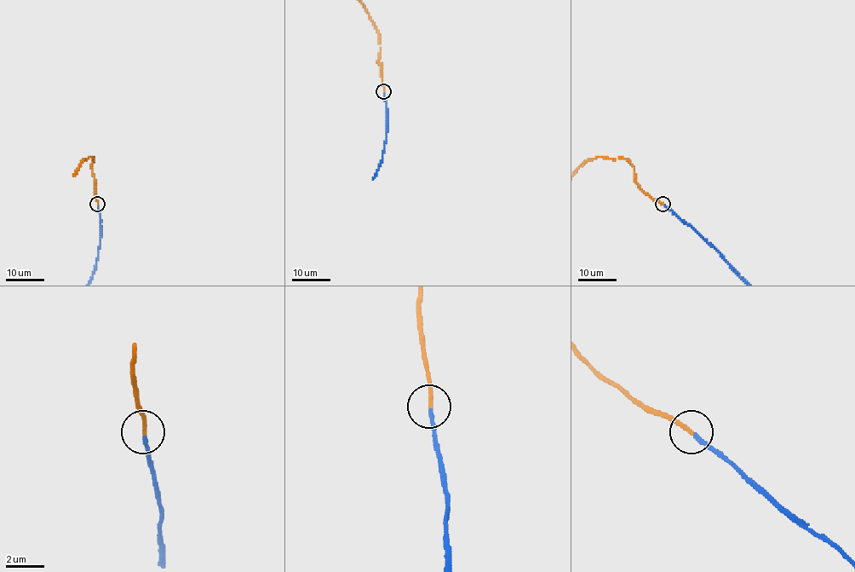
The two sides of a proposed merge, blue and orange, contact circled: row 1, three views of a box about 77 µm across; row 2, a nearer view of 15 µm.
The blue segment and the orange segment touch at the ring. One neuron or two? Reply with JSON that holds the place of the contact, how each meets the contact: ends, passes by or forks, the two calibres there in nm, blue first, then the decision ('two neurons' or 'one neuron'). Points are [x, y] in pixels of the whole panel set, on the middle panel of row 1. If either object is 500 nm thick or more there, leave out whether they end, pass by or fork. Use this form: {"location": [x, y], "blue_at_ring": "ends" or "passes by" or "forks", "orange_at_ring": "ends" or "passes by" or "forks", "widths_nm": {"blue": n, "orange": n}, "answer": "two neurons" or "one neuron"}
{"location": [383, 91], "blue_at_ring": "ends", "orange_at_ring": "ends", "widths_nm": {"blue": 190, "orange": 190}, "answer": "one neuron"}

